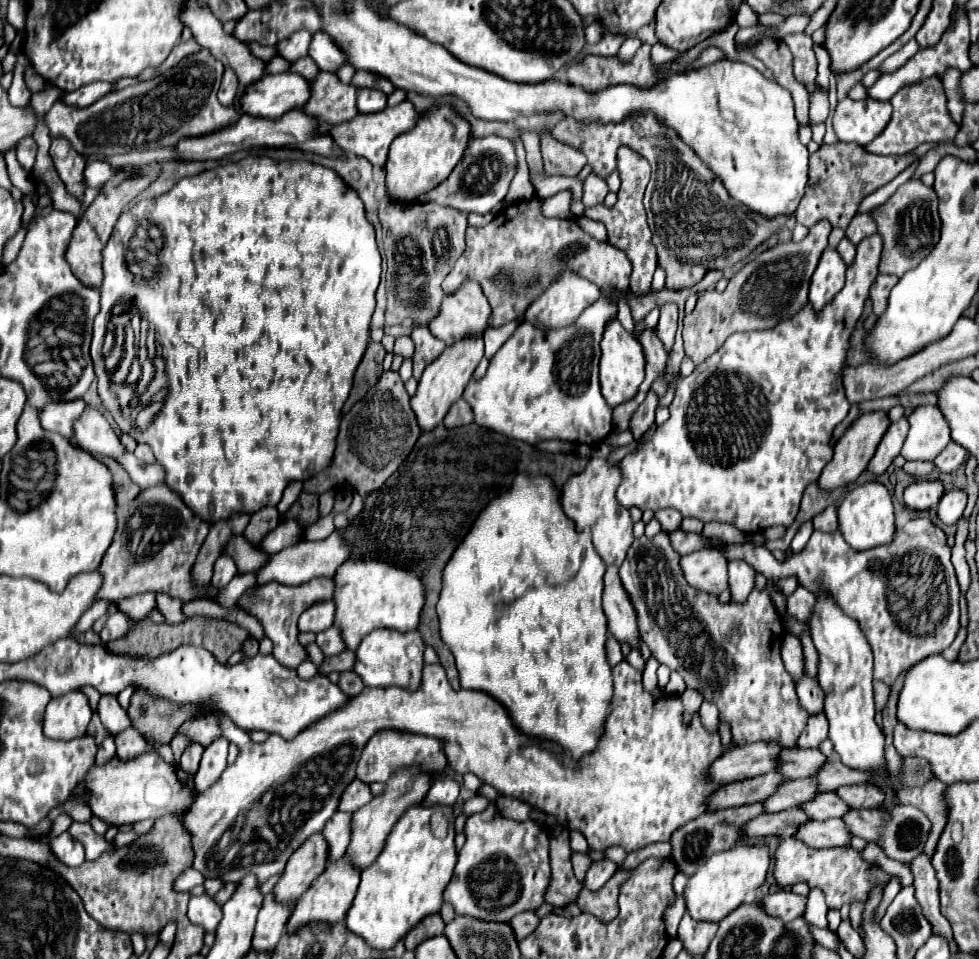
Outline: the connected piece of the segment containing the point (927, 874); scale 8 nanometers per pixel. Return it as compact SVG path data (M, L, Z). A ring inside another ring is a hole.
M920 852L910 864L912 876L914 876L914 888L916 888L916 898L924 910L924 916L932 922L934 934L952 934L948 920L940 914L940 900L938 900L938 882L936 874L930 864L930 856L926 852Z

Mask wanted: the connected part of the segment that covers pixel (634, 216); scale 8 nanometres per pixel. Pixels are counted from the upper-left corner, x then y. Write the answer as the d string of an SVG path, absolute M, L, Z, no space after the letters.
M620 146L618 148L618 172L620 172L620 178L622 178L622 186L618 190L618 202L612 208L606 208L604 204L588 208L586 216L606 224L608 238L618 248L622 248L632 262L634 270L632 270L632 278L630 278L630 290L634 294L646 294L650 290L650 282L652 282L652 276L654 276L654 270L656 270L656 248L650 242L652 232L646 224L646 210L642 206L644 190L646 190L648 180L650 180L650 164L636 150L628 150L628 146Z

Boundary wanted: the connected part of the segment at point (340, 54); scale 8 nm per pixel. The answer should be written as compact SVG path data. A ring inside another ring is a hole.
M318 32L312 36L312 60L320 66L320 70L332 70L338 72L340 66L348 64L348 54L342 46L336 46L338 42L334 38L328 38L326 32Z

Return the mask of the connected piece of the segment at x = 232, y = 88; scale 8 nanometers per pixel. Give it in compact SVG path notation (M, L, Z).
M226 68L224 78L222 78L222 86L218 90L220 104L222 106L232 106L232 100L236 96L236 90L238 90L238 78L236 78L236 74L232 74L232 70Z

